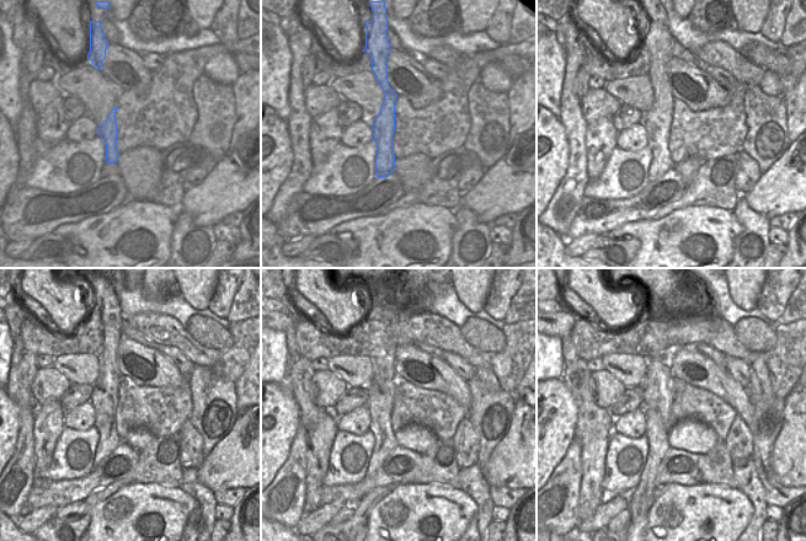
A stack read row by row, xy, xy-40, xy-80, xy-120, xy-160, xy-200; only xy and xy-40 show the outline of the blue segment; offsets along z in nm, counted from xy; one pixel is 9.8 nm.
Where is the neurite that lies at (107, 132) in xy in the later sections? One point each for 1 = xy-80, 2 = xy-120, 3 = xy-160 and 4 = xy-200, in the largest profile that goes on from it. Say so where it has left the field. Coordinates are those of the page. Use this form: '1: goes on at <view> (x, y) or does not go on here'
1: goes on at xy-80 (656, 38)
2: goes on at xy-120 (105, 396)
3: goes on at xy-160 (382, 386)
4: goes on at xy-200 (657, 433)

